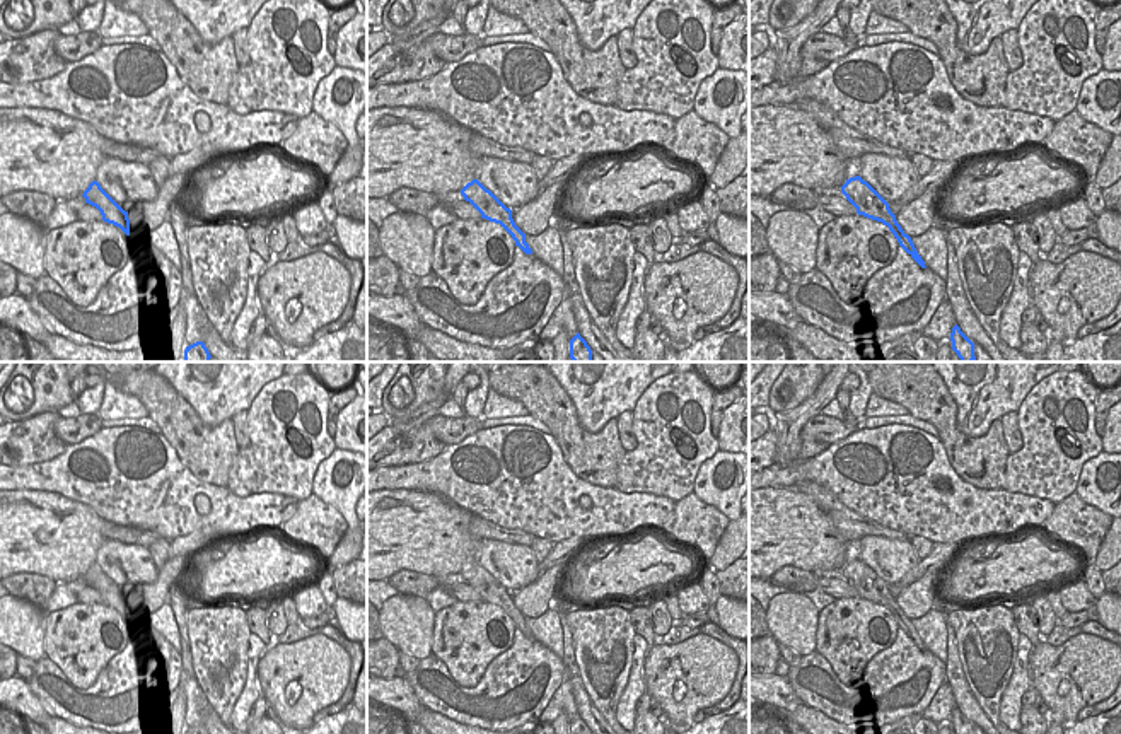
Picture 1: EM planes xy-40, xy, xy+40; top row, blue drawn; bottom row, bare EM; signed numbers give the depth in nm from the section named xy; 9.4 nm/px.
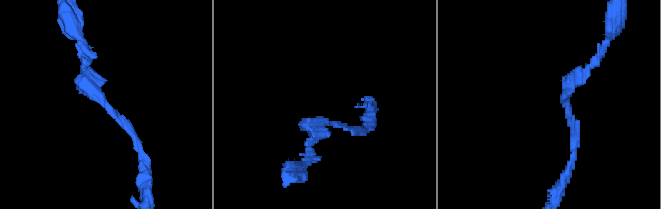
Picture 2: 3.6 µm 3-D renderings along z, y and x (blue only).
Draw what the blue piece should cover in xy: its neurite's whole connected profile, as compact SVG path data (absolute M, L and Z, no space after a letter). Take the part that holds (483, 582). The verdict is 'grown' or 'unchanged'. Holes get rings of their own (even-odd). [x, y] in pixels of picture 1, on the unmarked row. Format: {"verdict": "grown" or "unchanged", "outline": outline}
{"verdict": "unchanged", "outline": "M478 562L468 565L461 577L469 584L479 596L481 601L500 606L515 623L526 637L532 637L532 632L526 625L526 616L515 608L512 592L507 591L490 572L486 572Z"}

